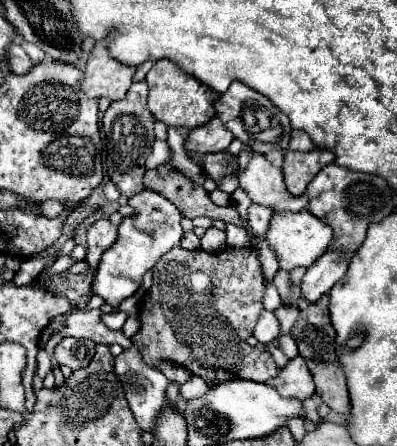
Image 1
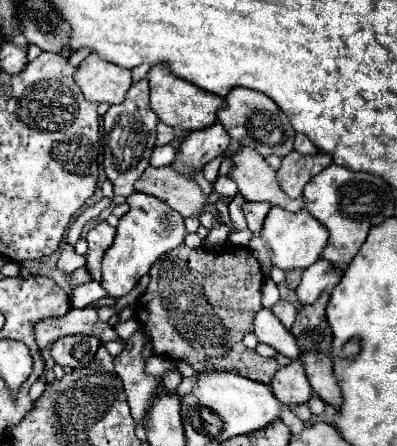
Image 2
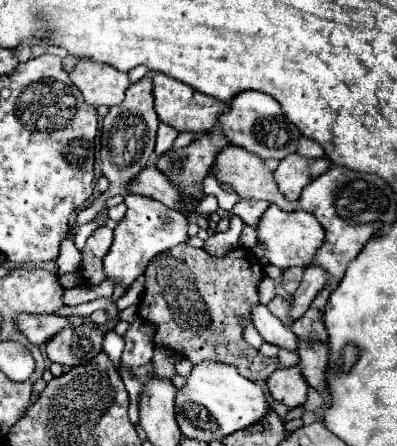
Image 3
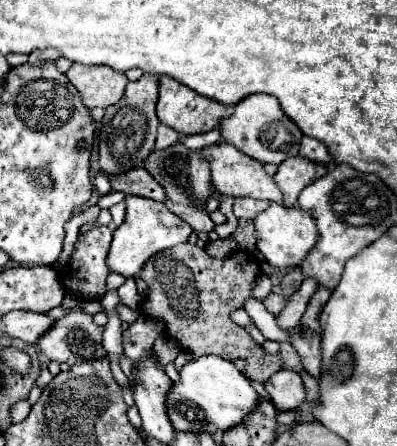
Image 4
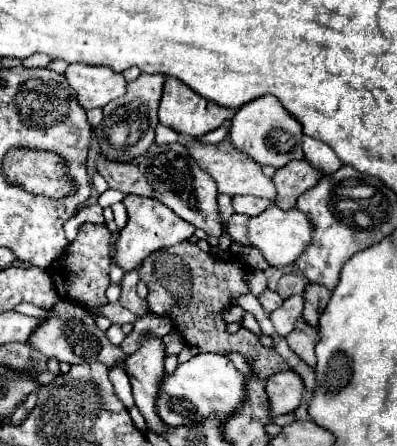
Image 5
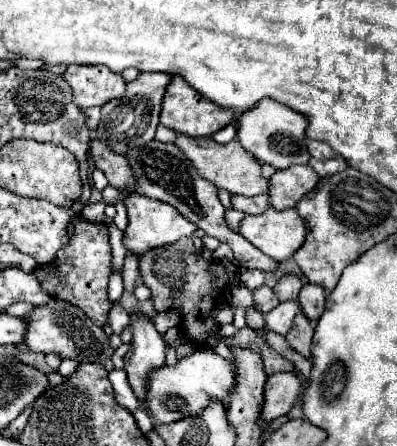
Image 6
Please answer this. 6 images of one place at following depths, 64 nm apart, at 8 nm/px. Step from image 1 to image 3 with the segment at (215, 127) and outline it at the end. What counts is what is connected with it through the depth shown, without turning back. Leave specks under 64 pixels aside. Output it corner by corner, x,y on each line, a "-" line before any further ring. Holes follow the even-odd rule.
216,128
208,134
196,136
194,142
182,150
158,156
154,164
162,172
168,172
168,176
172,176
176,184
182,184
184,196
194,196
194,200
200,200
204,196
202,180
206,178
210,166
214,164
216,154
226,144
228,140
224,138
224,132

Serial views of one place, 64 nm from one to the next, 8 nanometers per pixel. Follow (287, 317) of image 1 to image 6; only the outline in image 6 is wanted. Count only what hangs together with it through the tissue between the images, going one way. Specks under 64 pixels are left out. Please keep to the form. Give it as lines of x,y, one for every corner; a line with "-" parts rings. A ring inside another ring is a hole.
268,286
258,288
258,290
254,292
254,300
256,300
256,308
258,308
262,314
270,312
272,308
276,308
276,306
280,304
280,300
276,298
276,294
274,294

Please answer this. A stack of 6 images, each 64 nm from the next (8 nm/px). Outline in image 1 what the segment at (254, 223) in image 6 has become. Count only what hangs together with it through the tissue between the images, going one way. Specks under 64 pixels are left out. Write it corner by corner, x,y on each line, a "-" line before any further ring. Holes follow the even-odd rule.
308,210
302,212
274,212
272,224
266,232
266,240
272,248
272,252
276,254
280,268
282,270
294,270
298,266
312,266
330,246
332,242
332,228
328,224
324,224
322,220
318,220
314,214
310,214

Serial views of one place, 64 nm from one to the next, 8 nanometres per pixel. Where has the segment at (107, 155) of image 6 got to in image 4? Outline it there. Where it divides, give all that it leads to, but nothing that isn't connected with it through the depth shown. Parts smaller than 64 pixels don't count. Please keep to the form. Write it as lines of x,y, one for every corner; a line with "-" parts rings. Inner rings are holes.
138,168
136,172
128,172
128,176
116,176
116,180
110,180
112,188
124,194
138,194
150,200
158,200
158,202
166,202
166,190
154,180
154,176
144,170

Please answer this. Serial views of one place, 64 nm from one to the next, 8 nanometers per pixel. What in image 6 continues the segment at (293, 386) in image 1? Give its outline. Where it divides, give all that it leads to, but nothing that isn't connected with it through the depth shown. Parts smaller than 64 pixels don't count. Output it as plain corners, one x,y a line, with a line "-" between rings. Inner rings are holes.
280,372
268,376
264,388
262,418
266,422
272,422
278,416
286,416
296,404
300,392
302,392
302,382
294,372

